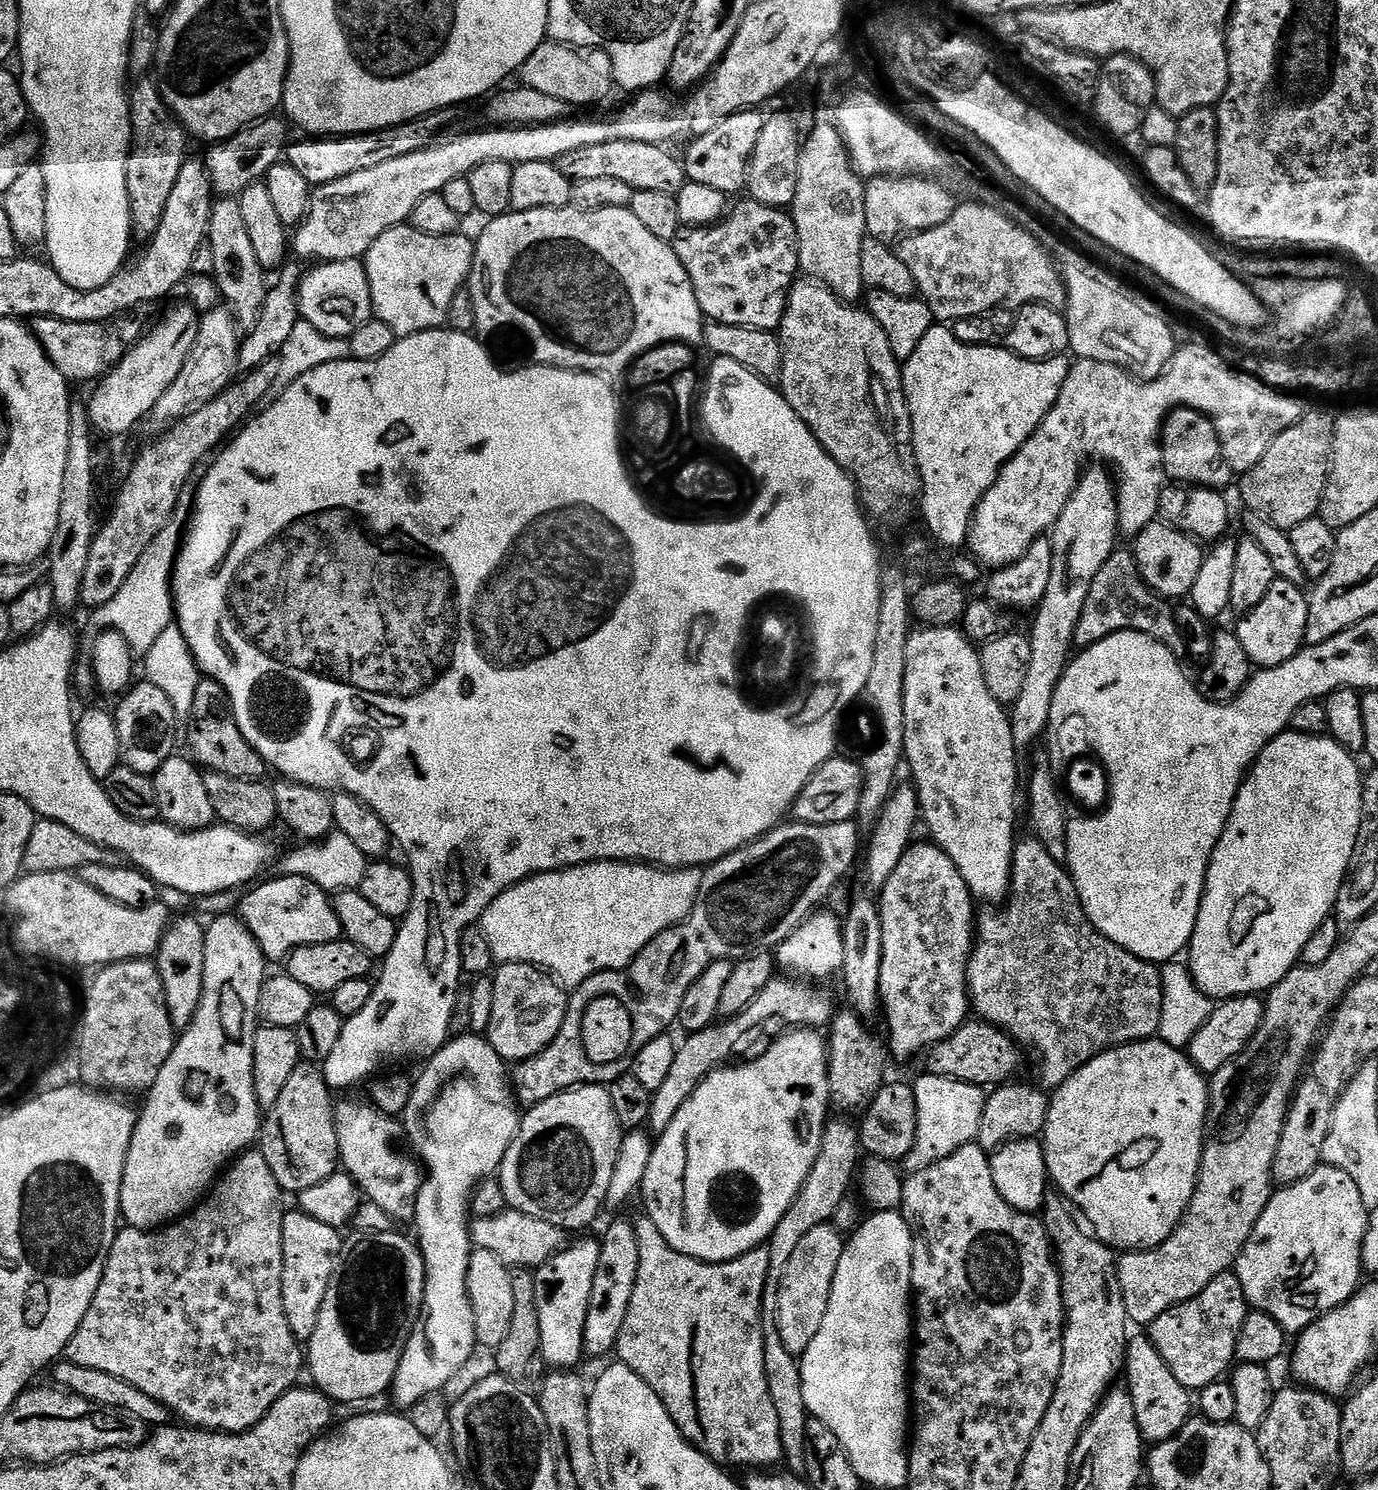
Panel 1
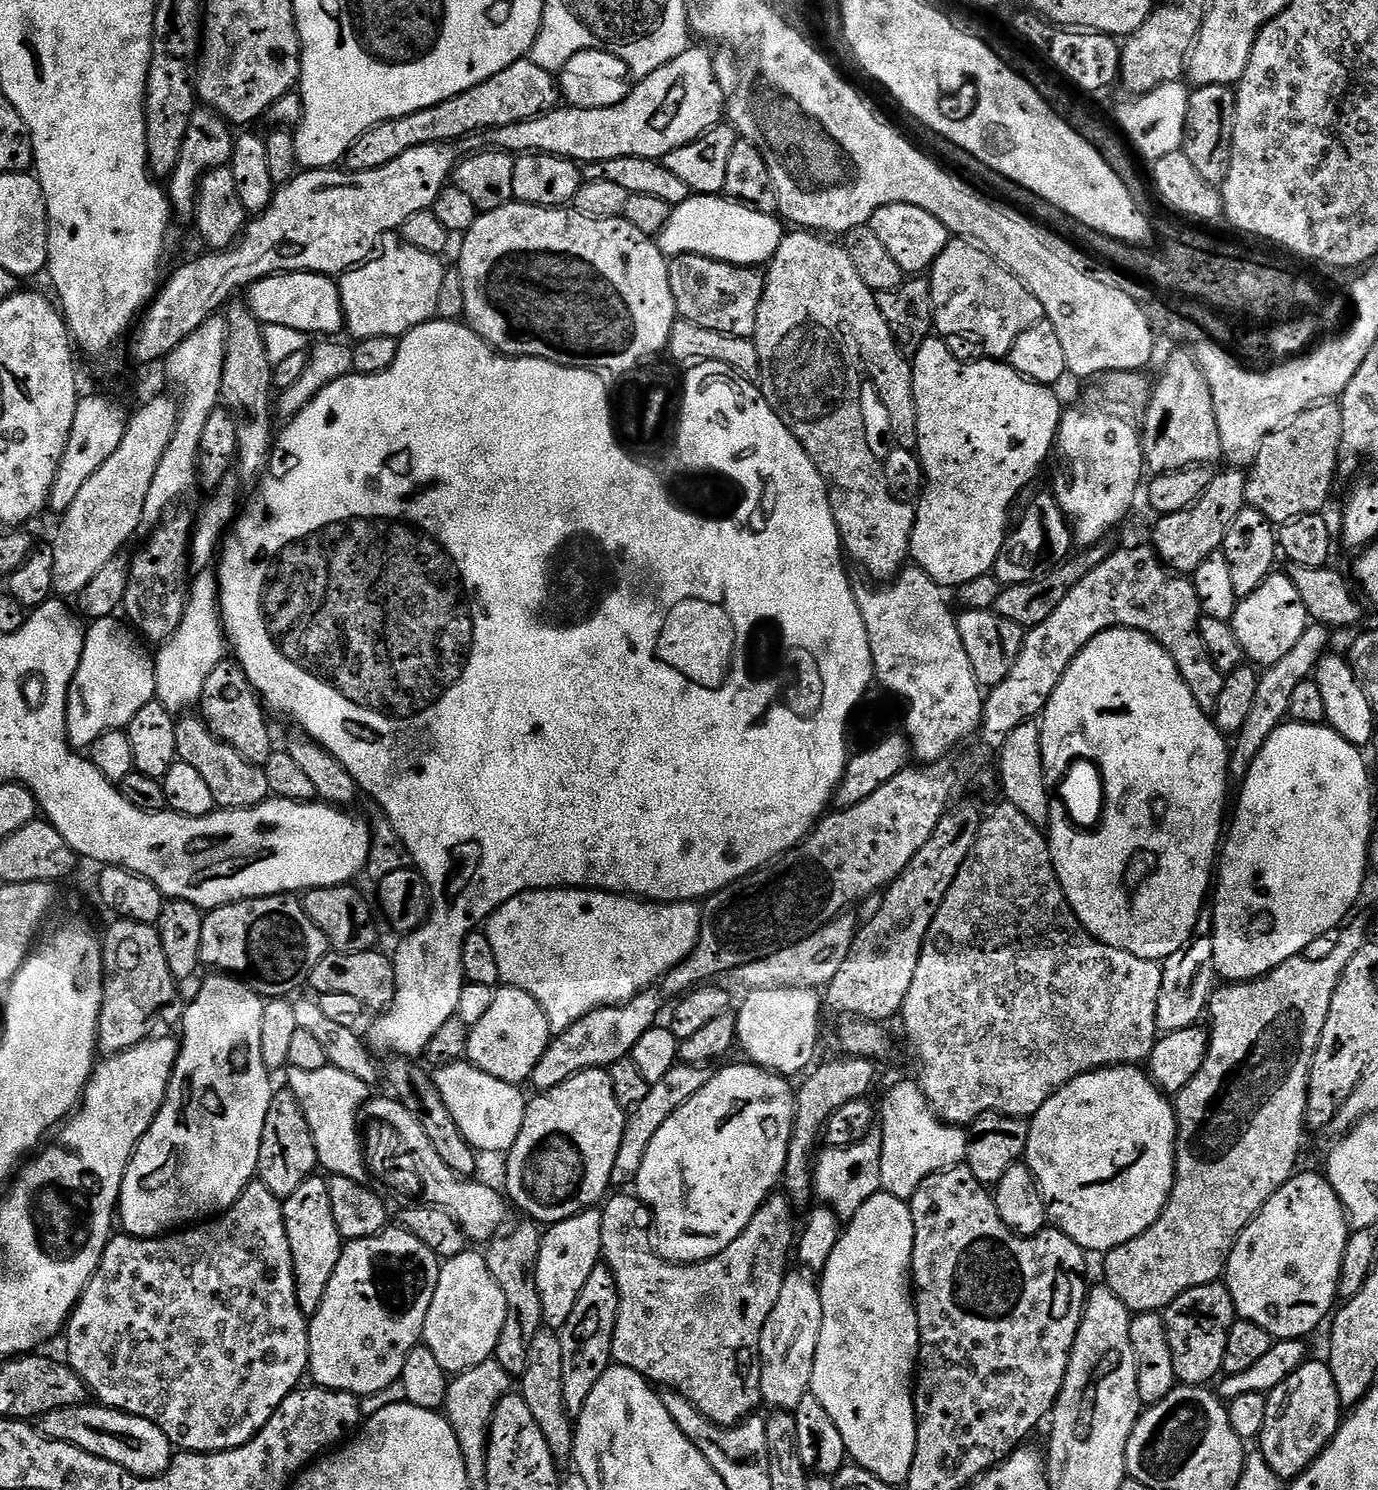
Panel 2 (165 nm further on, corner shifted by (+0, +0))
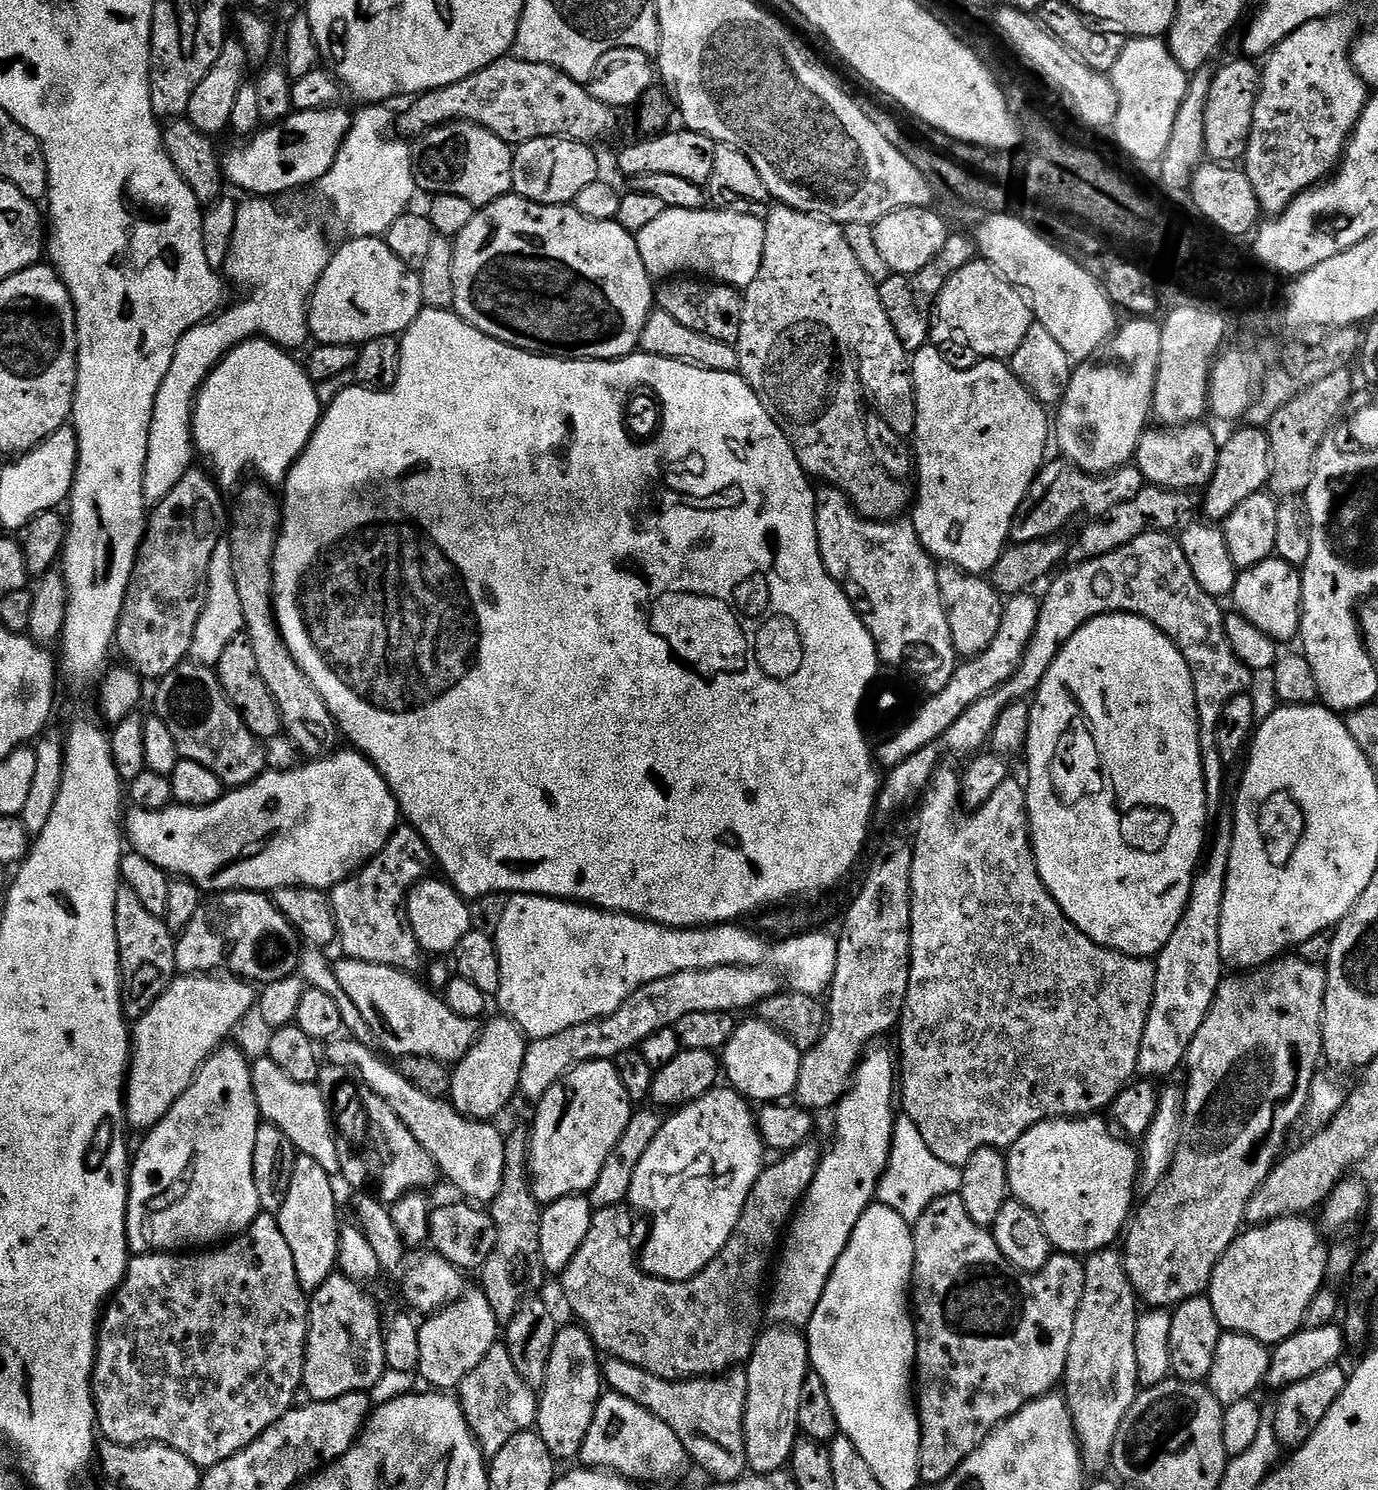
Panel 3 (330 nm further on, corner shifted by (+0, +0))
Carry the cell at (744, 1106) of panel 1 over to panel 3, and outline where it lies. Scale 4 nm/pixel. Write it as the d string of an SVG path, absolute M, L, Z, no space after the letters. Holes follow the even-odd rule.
M717 1086L702 1098L698 1098L693 1104L685 1104L683 1108L673 1111L658 1130L654 1142L650 1142L650 1150L646 1150L646 1154L642 1154L642 1158L638 1162L638 1170L634 1170L634 1182L630 1182L628 1200L631 1207L635 1208L637 1212L650 1217L648 1238L642 1244L642 1267L648 1275L656 1276L660 1280L688 1280L690 1277L698 1275L720 1253L722 1246L726 1246L726 1242L730 1242L730 1238L734 1234L734 1226L738 1226L738 1218L742 1218L746 1198L750 1198L750 1190L754 1190L754 1182L758 1182L761 1172L765 1169L763 1154L766 1145L760 1136L757 1113L754 1108L752 1112L752 1108L753 1105L745 1100L735 1088Z

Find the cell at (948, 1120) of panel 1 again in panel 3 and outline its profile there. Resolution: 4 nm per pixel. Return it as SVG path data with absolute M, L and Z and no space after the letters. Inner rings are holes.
M901 1115L894 1126L892 1149L886 1170L876 1187L876 1200L890 1206L894 1214L902 1214L902 1218L914 1222L926 1214L926 1206L943 1196L955 1196L962 1186L962 1171L957 1165L947 1164L934 1154L930 1154L930 1146L918 1134L918 1126L910 1122L910 1118Z

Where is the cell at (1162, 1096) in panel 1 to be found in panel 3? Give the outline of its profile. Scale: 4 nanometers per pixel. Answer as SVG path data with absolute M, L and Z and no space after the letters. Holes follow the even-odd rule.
M1093 1114L1044 1120L1026 1130L1026 1134L1022 1134L1022 1138L1018 1138L1018 1142L1014 1142L1006 1152L1009 1193L1034 1210L1038 1222L1042 1222L1042 1230L1046 1230L1046 1238L1050 1238L1057 1253L1077 1258L1111 1249L1121 1239L1134 1212L1132 1199L1138 1193L1141 1157L1137 1149L1135 1152L1127 1139L1119 1135L1112 1136L1113 1129L1109 1121L1100 1119L1104 1118Z

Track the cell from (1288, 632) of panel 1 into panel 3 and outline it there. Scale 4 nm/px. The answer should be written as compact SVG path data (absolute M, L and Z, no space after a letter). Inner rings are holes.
M1279 558L1258 562L1258 566L1243 569L1237 575L1230 600L1236 603L1233 604L1235 611L1254 622L1254 626L1258 626L1258 630L1262 630L1262 634L1266 634L1271 640L1295 641L1300 635L1301 575L1301 569L1297 565L1288 564Z

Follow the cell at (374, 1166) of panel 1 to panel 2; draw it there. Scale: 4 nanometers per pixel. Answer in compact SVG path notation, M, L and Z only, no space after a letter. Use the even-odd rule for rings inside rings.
M331 1066L313 1072L288 1068L286 1075L288 1075L287 1091L292 1092L302 1106L304 1117L310 1126L319 1167L325 1168L323 1171L332 1176L354 1178L354 1182L367 1184L362 1113L370 1100L370 1095L368 1096L370 1085L362 1082L362 1078L354 1078L354 1074L346 1074L346 1070L338 1070Z

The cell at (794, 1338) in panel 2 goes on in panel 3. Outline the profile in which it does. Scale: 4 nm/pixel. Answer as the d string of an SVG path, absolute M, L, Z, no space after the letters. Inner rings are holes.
M772 1326L759 1333L756 1345L746 1365L748 1393L744 1411L744 1437L749 1469L753 1473L779 1472L792 1459L792 1451L801 1435L798 1422L798 1406L802 1406L802 1382L806 1382L810 1371L808 1341L797 1329L787 1326Z

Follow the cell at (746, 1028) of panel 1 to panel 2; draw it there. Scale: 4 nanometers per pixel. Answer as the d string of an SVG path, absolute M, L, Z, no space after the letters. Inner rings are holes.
M677 1063L676 1067L662 1078L662 1082L652 1085L650 1094L646 1094L646 1102L638 1106L636 1112L627 1117L622 1134L622 1146L618 1146L618 1158L614 1158L614 1174L612 1175L613 1185L617 1189L624 1190L627 1186L635 1185L638 1178L638 1170L642 1170L642 1158L646 1158L646 1150L650 1142L654 1142L654 1134L662 1130L662 1122L670 1118L683 1106L694 1094L698 1094L707 1086L710 1079L710 1072L707 1067L693 1066L690 1064Z

